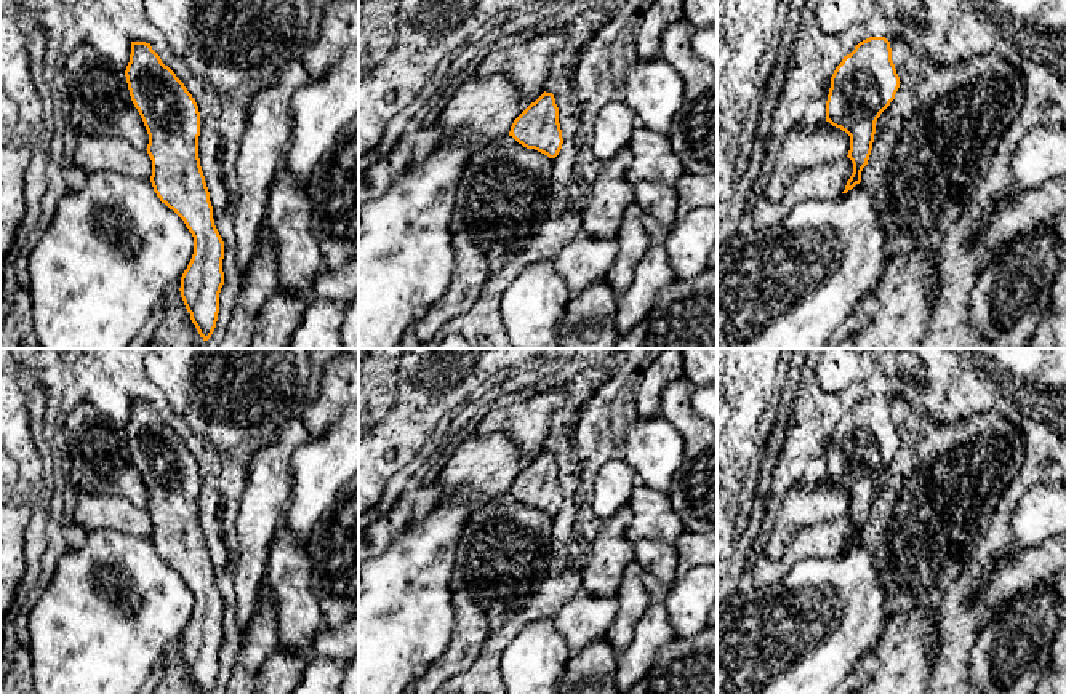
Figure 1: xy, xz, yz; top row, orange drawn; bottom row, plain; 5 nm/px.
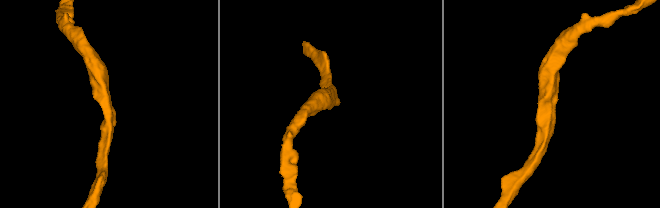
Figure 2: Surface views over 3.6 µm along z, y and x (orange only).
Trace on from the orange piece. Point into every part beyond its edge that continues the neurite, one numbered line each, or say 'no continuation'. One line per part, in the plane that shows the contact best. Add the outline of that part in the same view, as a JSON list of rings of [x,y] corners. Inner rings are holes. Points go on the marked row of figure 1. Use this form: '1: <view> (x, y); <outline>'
no continuation

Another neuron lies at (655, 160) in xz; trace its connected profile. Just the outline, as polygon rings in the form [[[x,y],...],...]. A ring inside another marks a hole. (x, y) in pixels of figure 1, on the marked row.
[[[639,125],[629,141],[629,149],[632,150],[634,160],[626,177],[634,185],[645,181],[656,185],[675,185],[687,173],[667,134]]]

